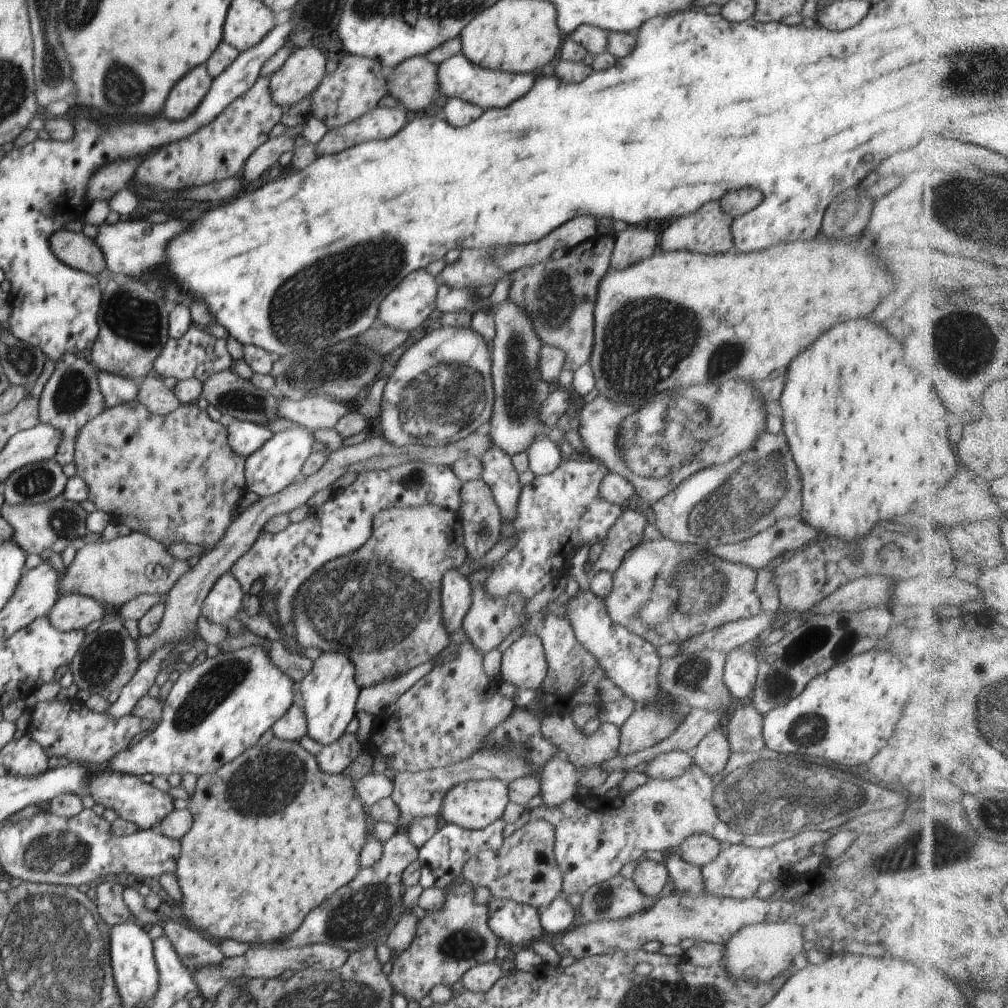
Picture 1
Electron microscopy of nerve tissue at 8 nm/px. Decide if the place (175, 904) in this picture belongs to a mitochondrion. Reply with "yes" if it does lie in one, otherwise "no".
no

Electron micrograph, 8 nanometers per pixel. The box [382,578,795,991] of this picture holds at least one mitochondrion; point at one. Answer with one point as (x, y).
(462, 944)

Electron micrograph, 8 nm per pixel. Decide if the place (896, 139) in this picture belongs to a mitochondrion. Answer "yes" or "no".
no

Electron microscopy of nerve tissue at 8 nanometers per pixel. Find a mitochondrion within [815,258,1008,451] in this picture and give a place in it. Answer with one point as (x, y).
(967, 344)

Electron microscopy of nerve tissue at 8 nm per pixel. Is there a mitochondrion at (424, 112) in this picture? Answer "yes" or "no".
no

